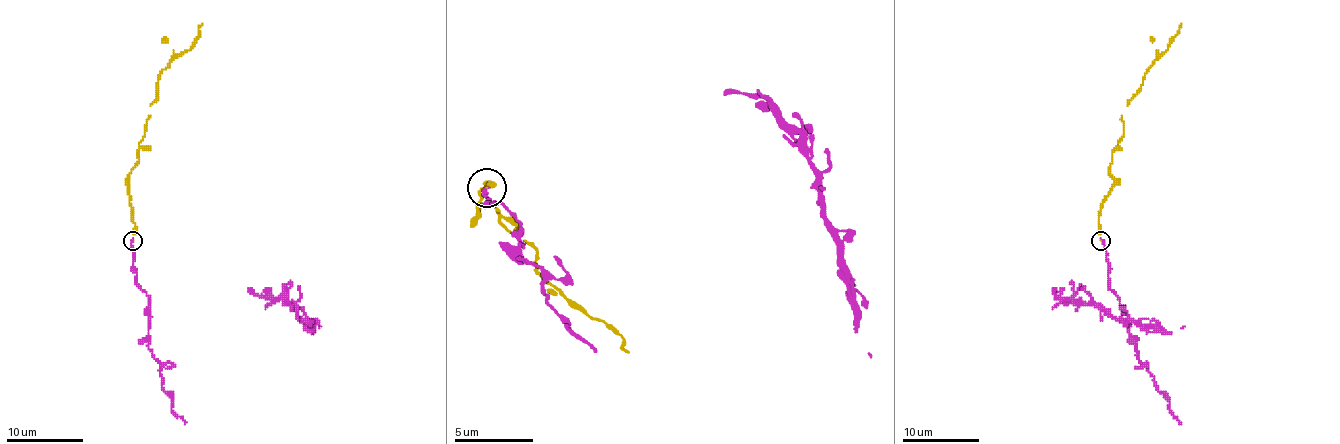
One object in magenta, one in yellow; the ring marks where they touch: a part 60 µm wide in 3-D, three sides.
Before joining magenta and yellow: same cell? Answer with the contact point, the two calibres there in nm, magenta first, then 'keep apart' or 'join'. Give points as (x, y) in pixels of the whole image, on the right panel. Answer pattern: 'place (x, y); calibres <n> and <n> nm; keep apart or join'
place (1101, 240); calibres 240 and 110 nm; join

